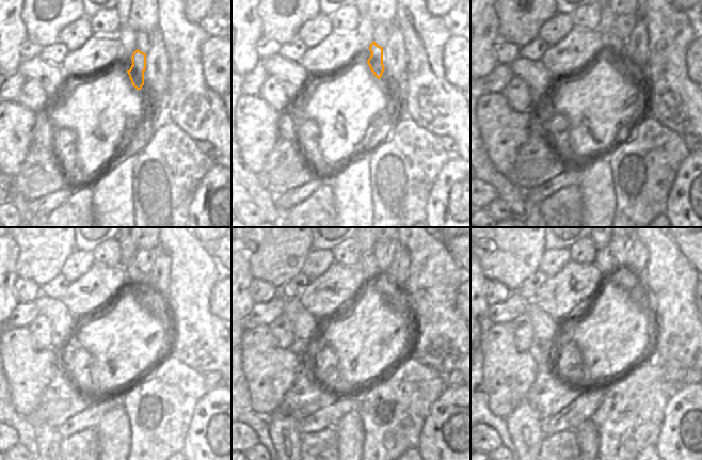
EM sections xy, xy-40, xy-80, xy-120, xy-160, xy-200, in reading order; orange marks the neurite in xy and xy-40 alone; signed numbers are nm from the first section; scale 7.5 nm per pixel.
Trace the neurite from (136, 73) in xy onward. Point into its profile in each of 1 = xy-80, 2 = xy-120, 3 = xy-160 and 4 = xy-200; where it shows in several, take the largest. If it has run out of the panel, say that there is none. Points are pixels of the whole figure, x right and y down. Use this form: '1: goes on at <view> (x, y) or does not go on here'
1: goes on at xy-80 (613, 51)
2: goes on at xy-120 (133, 278)
3: goes on at xy-160 (367, 263)
4: goes on at xy-200 (604, 260)

